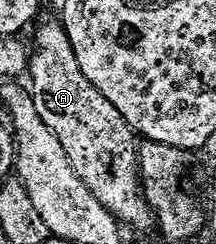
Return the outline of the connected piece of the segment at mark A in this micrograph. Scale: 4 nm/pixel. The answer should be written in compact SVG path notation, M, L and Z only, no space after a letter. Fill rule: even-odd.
M60 19L45 20L35 28L32 29L33 48L31 44L27 56L28 87L35 114L39 114L47 130L59 138L59 146L63 146L71 170L75 170L83 186L95 194L99 203L122 225L147 227L151 224L151 209L141 191L139 140L133 127L99 90L95 90L95 86L91 86L91 82L87 82Z

